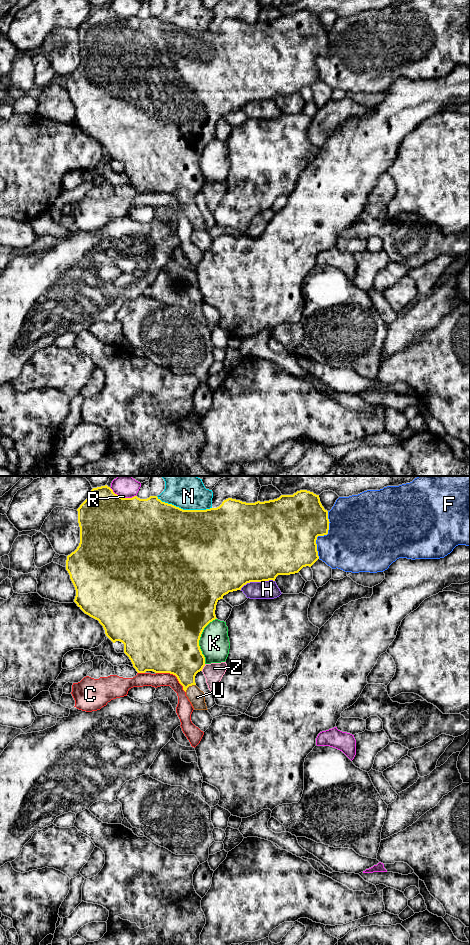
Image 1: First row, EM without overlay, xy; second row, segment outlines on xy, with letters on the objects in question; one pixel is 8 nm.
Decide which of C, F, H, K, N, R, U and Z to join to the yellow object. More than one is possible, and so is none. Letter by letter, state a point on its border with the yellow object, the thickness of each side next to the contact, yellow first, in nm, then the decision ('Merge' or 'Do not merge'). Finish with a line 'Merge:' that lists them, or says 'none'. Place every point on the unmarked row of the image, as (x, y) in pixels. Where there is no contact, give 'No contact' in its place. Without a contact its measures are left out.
C: Touches yellow at xy (174, 194). Thickness 460 nm (yellow) against 110 nm. Do not merge
F: Touches yellow at xy (322, 55). Thickness 440 nm (yellow) against 440 nm. Do not merge
H: Touches yellow at xy (257, 101). Thickness 500 nm (yellow) against 140 nm. Do not merge
K: Touches yellow at xy (199, 159). Thickness 500 nm (yellow) against 240 nm. Do not merge
N: Touches yellow at xy (184, 30). Thickness 500 nm (yellow) against 240 nm. Do not merge
R: Touches yellow at xy (121, 17). Thickness 500 nm (yellow) against 140 nm. Do not merge
U: Touches yellow at xy (189, 205). Thickness 320 nm (yellow) against 130 nm. Merge
Z: Touches yellow at xy (203, 186). Thickness 360 nm (yellow) against 150 nm. Do not merge
Merge: U

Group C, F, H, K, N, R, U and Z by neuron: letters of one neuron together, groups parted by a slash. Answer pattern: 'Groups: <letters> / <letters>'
Groups: C / F / H / K / N / R / U / Z

